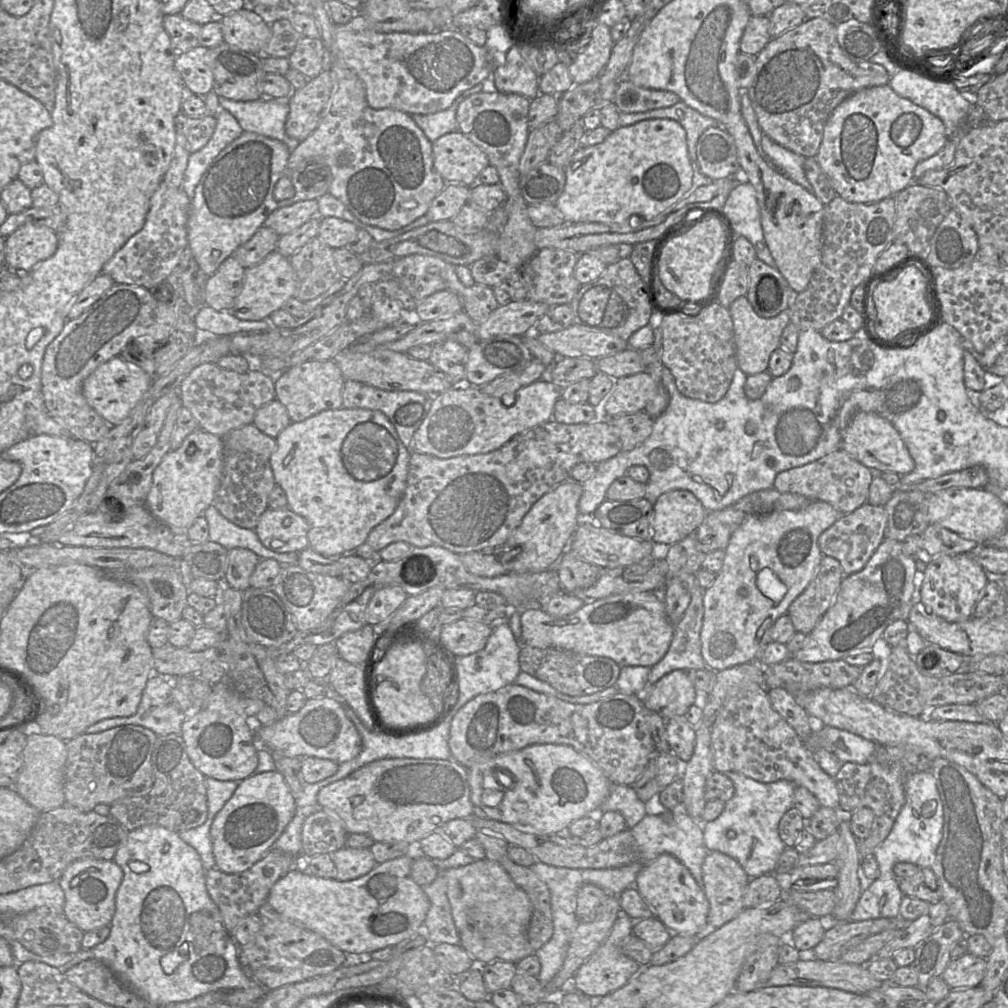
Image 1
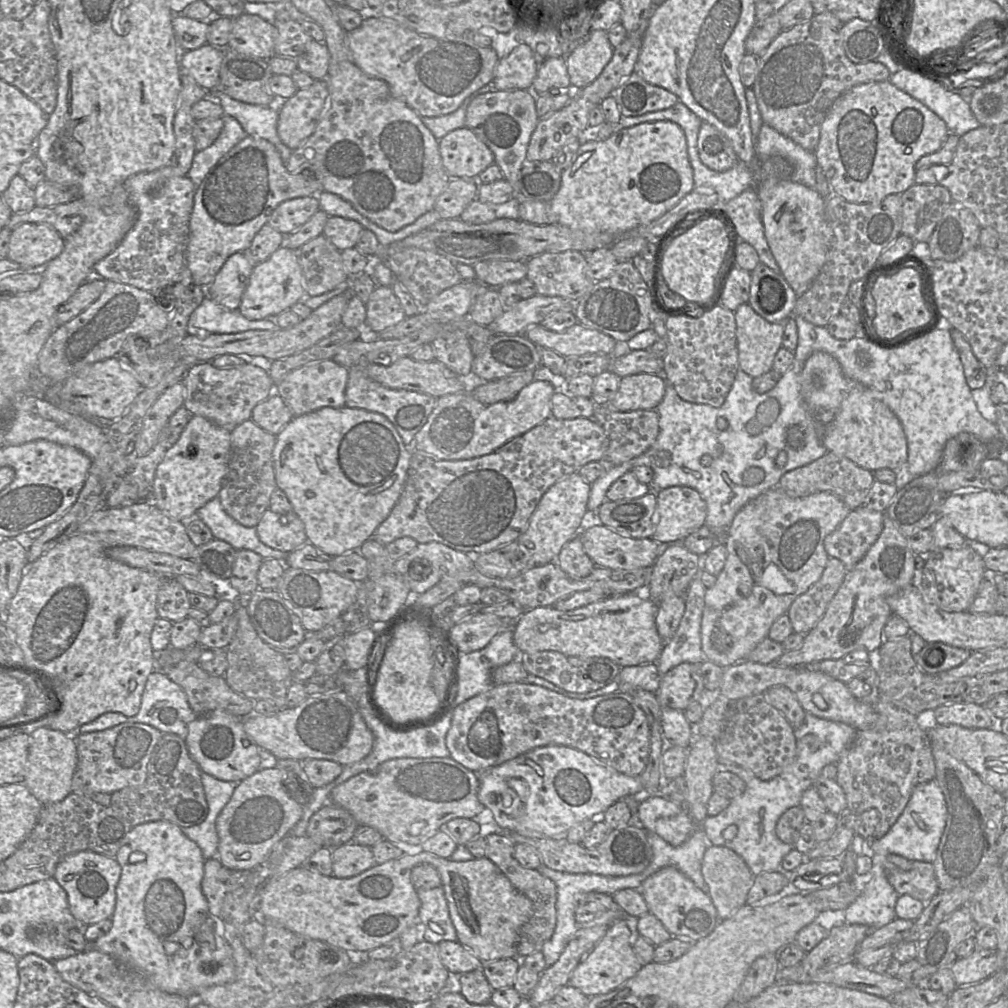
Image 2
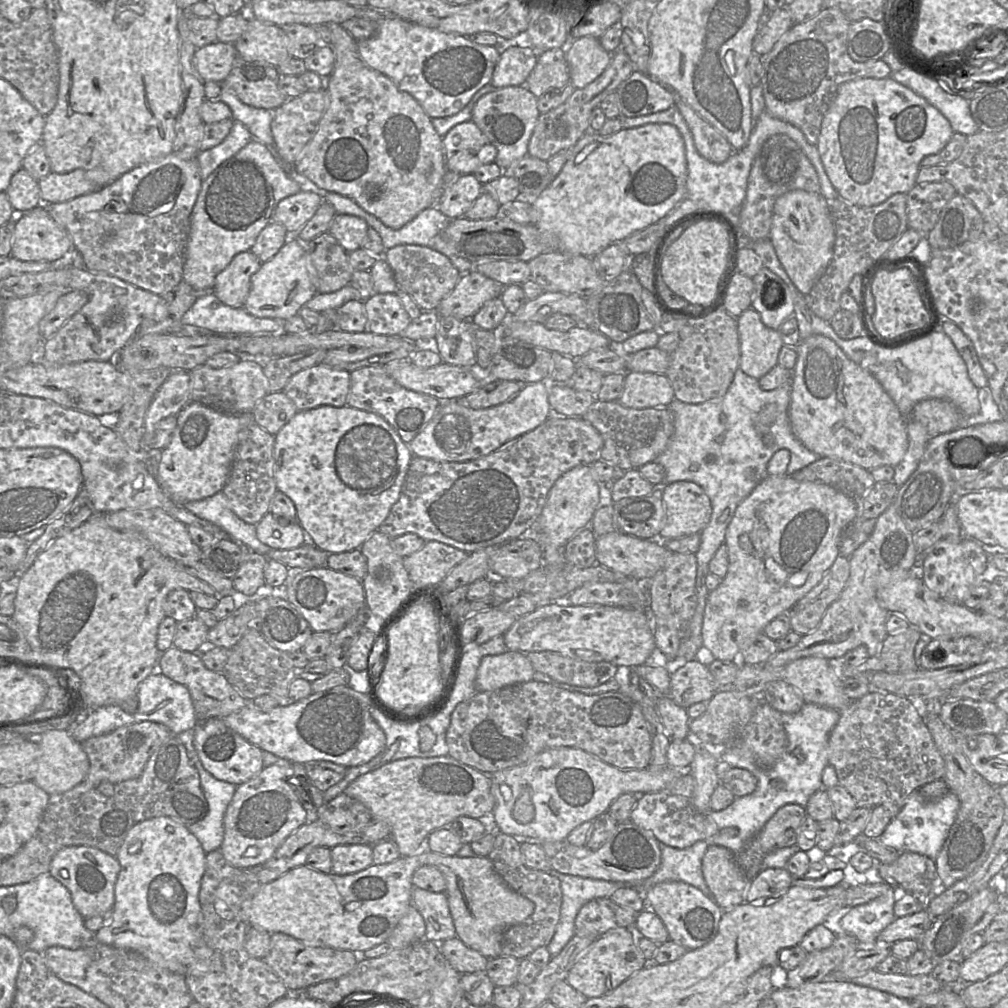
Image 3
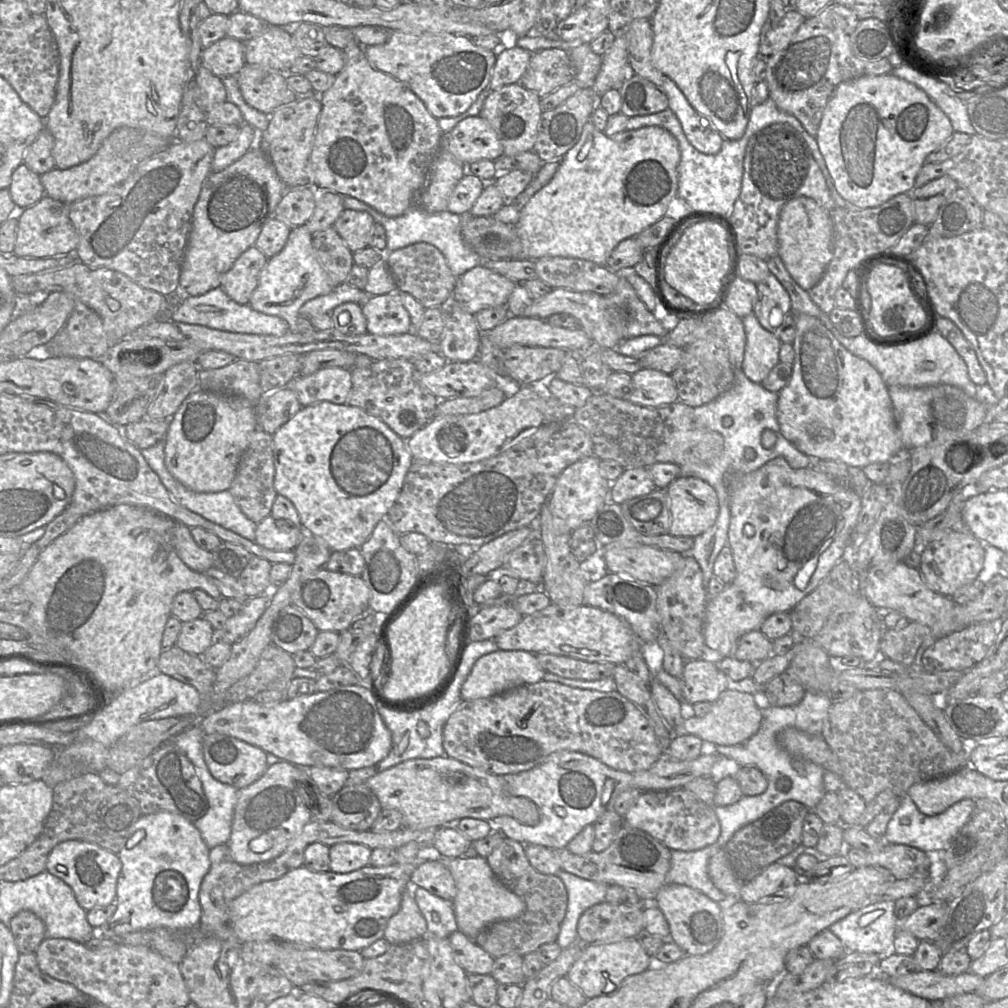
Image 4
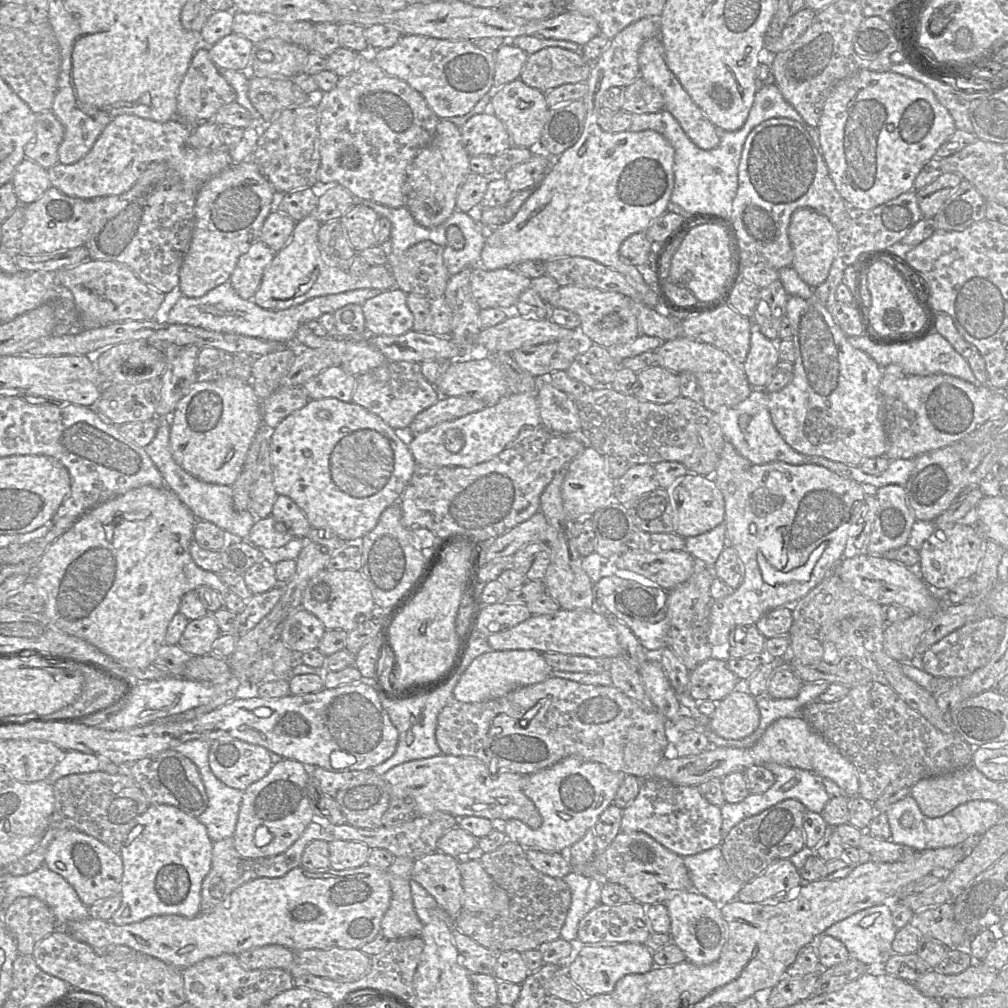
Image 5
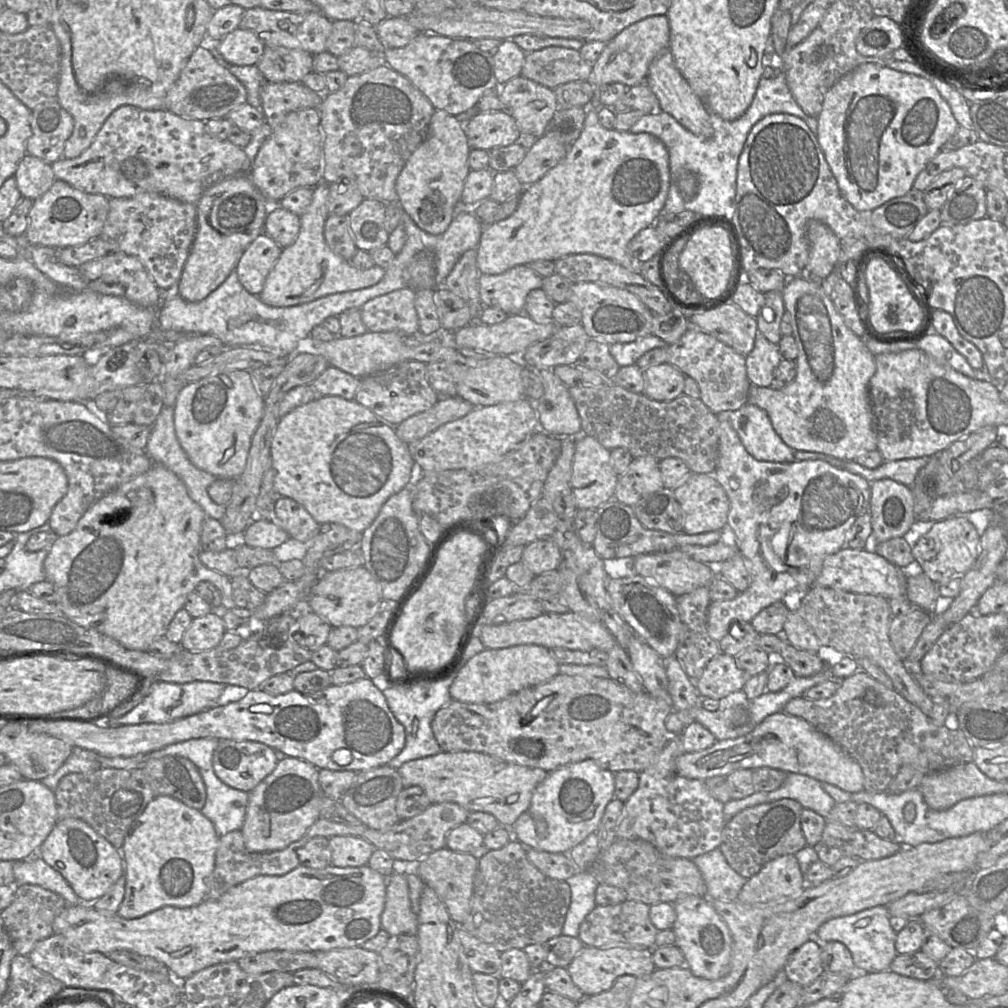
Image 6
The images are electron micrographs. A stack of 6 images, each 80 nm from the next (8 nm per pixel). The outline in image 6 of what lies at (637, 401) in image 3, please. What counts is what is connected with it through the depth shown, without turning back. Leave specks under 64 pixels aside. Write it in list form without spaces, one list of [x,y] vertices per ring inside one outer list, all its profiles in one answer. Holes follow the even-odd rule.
[[[670,363],[652,365],[645,369],[643,393],[657,401],[671,401],[683,394],[685,374]]]

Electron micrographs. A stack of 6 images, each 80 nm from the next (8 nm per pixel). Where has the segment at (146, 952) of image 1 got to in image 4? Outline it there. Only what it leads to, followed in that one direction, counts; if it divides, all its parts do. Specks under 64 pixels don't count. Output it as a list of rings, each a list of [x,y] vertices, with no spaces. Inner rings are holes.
[[[168,811],[141,815],[129,829],[123,847],[117,854],[121,863],[116,885],[116,911],[99,928],[92,928],[93,938],[119,938],[130,932],[157,927],[194,930],[201,918],[199,890],[204,876],[210,869],[210,848],[203,841],[194,823]]]

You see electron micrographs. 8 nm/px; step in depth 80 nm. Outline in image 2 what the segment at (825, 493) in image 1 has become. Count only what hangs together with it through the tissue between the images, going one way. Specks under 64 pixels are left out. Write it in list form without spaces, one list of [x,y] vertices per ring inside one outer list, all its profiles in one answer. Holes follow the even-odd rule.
[[[828,451],[821,458],[785,473],[777,487],[791,497],[829,492],[841,499],[850,510],[854,510],[863,506],[874,480],[872,471],[858,466],[846,457]]]

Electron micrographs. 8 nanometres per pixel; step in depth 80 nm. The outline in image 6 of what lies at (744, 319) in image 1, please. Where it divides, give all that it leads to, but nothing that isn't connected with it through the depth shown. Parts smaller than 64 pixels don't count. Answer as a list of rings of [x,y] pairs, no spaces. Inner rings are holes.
[[[759,330],[756,334],[754,348],[746,356],[747,376],[751,384],[770,387],[774,372],[782,360],[777,344],[770,342]]]

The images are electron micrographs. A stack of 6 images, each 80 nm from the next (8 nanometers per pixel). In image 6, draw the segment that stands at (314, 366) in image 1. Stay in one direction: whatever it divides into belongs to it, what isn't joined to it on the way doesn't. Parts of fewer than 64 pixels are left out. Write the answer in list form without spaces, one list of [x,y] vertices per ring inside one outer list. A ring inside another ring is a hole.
[[[329,365],[310,385],[318,396],[339,396],[352,400],[360,379]]]

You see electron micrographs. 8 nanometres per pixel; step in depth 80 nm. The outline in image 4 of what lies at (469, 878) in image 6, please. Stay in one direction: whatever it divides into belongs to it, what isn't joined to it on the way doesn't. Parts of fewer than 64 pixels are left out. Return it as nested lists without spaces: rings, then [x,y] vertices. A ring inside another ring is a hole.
[[[432,856],[418,865],[410,881],[448,901],[453,901],[457,894],[454,878],[438,856]]]

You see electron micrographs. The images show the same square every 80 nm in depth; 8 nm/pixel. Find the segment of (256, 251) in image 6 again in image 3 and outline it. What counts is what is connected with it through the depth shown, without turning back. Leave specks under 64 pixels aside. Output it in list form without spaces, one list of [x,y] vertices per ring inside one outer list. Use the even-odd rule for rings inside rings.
[[[252,251],[240,252],[229,265],[216,275],[212,291],[224,304],[242,308],[250,291],[251,277],[259,270],[262,262]]]

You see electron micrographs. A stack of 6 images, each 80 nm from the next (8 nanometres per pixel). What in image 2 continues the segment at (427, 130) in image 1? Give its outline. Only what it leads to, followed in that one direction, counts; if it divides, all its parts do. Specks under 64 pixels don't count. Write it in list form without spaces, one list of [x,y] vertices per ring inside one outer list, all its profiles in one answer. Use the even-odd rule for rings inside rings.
[[[492,83],[487,84],[465,98],[455,111],[435,117],[422,117],[422,121],[432,132],[434,137],[437,140],[440,140],[450,131],[465,126],[466,110],[472,100],[481,94],[491,92],[493,90],[496,89],[494,89]]]

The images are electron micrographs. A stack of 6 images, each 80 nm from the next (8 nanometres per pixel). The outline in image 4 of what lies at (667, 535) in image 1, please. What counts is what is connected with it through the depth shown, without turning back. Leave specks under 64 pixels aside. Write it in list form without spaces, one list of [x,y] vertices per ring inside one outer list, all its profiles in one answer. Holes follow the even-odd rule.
[[[679,476],[667,488],[673,536],[696,537],[709,529],[719,514],[716,491],[695,476]]]

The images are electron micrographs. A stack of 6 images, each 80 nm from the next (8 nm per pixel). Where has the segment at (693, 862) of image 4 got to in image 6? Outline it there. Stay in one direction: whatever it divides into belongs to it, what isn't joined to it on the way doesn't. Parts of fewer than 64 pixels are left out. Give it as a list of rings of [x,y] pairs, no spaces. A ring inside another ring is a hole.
[[[715,848],[692,859],[706,884],[710,900],[736,901],[747,879],[734,871],[720,848]]]

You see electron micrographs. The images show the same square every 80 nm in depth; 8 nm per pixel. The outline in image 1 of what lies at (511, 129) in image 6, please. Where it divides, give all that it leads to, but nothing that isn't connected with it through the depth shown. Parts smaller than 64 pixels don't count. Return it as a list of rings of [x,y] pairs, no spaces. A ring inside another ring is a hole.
[[[459,130],[447,133],[432,142],[434,168],[447,183],[457,183],[472,186],[477,183],[478,176],[489,165],[486,153]]]

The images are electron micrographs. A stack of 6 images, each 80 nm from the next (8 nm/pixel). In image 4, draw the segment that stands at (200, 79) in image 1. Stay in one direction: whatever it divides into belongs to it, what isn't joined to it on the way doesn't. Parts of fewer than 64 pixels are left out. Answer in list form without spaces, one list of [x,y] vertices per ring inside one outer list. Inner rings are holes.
[[[225,36],[203,48],[200,61],[202,66],[220,78],[236,76],[246,64],[244,42]]]

